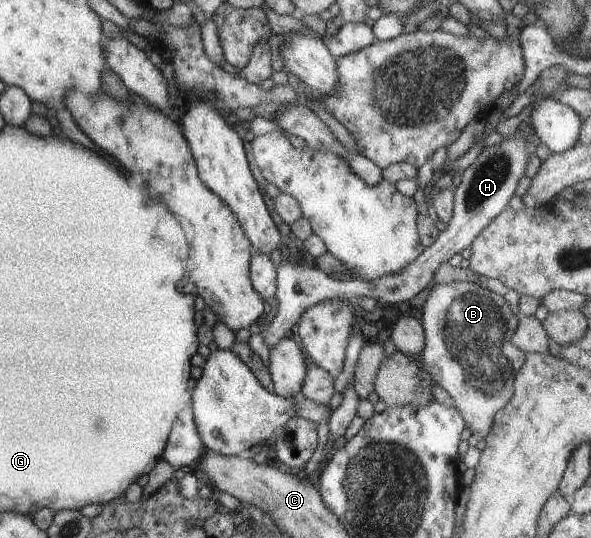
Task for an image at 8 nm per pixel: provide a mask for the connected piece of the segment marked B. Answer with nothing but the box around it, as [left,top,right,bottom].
[417,282,526,438]

